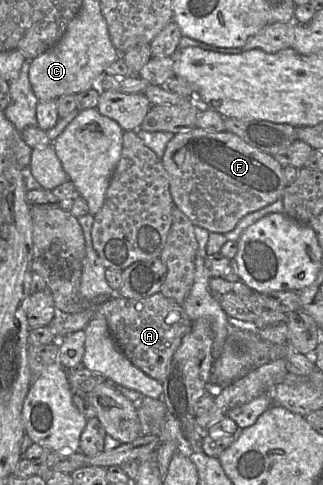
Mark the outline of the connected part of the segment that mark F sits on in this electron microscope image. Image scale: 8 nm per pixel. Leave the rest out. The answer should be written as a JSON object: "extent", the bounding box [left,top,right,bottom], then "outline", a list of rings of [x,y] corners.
{"extent":[161,128,287,234],"outline":[[[194,128],[177,133],[167,144],[161,162],[168,177],[169,192],[174,205],[194,226],[202,227],[209,232],[225,234],[232,231],[247,214],[281,199],[287,186],[283,167],[271,154],[252,147],[237,135],[227,131],[209,132]]]}

